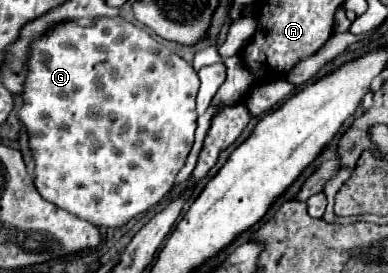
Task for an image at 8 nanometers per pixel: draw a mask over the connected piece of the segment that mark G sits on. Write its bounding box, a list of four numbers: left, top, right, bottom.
[19,16,199,228]

